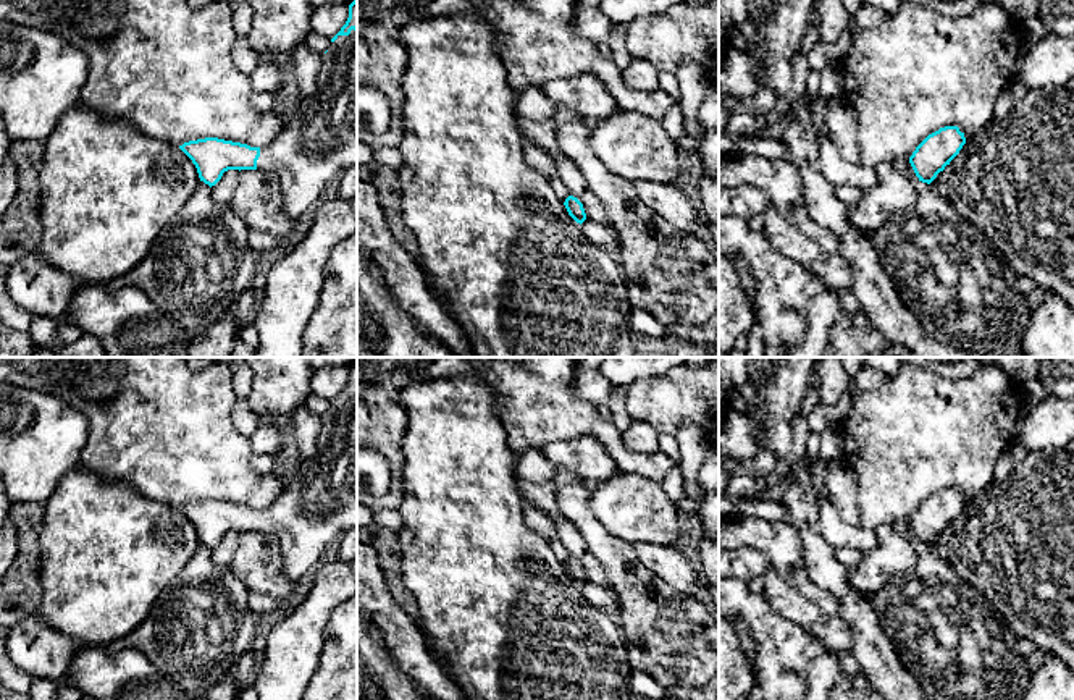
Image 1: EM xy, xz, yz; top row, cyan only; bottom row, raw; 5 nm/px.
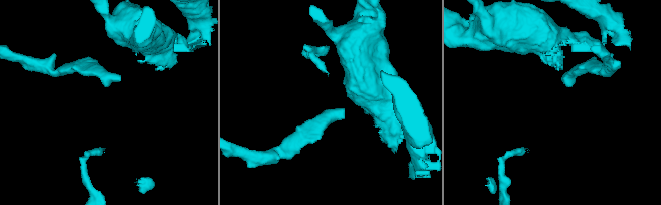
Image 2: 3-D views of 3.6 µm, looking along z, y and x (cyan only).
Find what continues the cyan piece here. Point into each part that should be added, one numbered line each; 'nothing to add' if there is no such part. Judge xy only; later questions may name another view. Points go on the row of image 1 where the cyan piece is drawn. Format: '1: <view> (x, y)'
1: xy (318, 143)

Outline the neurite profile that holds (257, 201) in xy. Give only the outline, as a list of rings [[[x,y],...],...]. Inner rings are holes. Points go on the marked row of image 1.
[[[241,170],[229,207],[249,230],[281,241],[297,233],[299,226],[283,212],[279,179],[271,171]]]

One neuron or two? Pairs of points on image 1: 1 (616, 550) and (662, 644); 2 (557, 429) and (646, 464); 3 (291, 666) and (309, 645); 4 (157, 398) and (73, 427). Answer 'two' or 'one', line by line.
1: one
2: one
3: one
4: two

